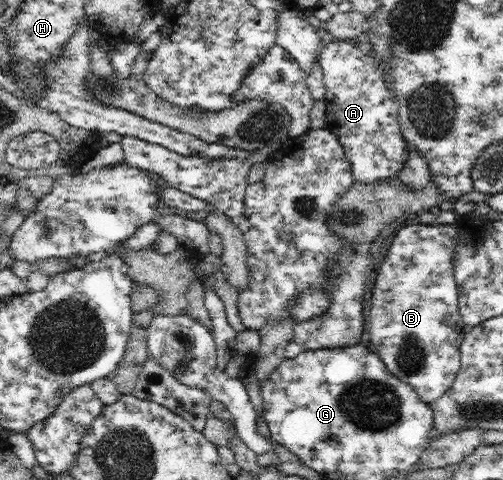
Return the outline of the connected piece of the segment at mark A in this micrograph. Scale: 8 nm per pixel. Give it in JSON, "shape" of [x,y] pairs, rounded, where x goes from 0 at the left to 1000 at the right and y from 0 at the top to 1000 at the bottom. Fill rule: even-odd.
{"shape":[[[662,81],[638,102],[632,129],[648,179],[646,265],[680,300],[704,379],[734,383],[787,367],[805,346],[811,298],[793,258],[791,219],[738,110],[722,110],[702,85]]]}

